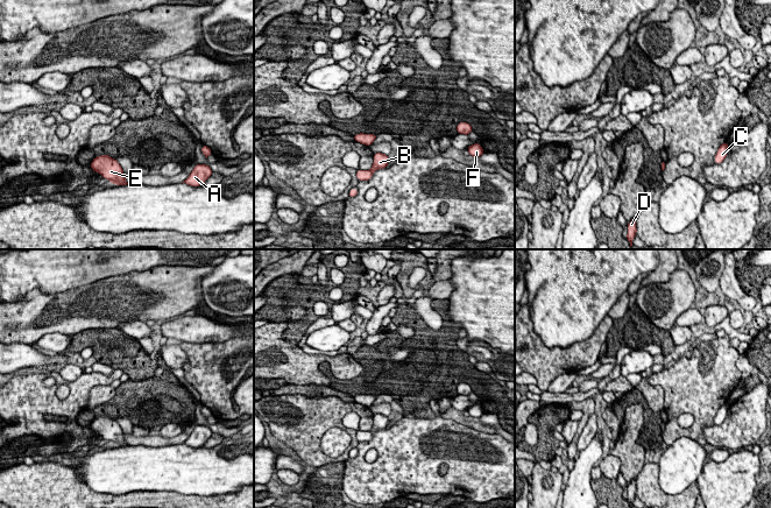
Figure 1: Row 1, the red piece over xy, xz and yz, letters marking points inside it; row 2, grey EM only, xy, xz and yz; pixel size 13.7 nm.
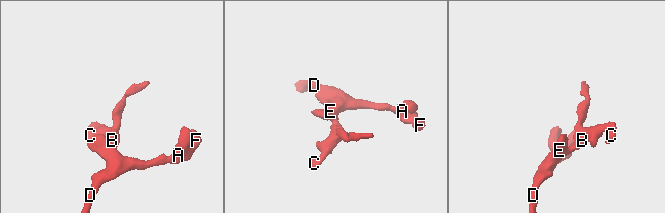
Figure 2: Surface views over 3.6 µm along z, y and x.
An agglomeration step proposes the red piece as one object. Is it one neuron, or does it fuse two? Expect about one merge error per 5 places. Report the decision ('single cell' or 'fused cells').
single cell

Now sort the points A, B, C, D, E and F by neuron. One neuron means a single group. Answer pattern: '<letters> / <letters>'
A B C D E F

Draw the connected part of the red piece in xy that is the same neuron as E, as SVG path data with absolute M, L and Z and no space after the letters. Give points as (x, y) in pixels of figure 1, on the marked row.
M101 155L93 158L91 163L93 171L100 174L104 178L108 179L112 184L127 185L125 172L116 160L108 155Z

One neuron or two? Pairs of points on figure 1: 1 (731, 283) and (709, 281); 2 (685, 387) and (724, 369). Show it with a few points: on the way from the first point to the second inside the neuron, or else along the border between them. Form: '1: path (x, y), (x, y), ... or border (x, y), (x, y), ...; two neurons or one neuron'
1: border (724, 261), (724, 268), (719, 279), (719, 287); two neurons
2: path (694, 385), (702, 383), (715, 371); one neuron

